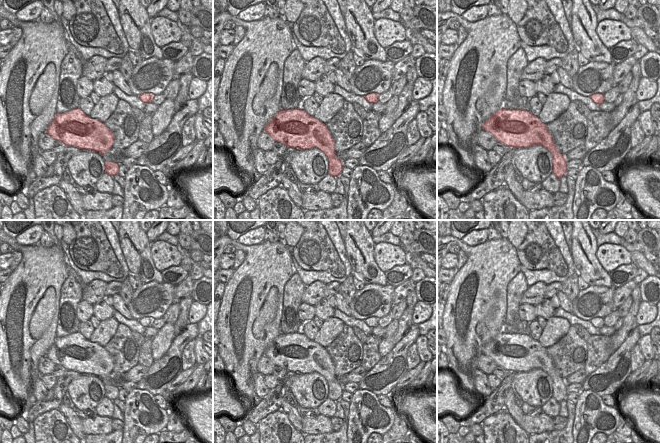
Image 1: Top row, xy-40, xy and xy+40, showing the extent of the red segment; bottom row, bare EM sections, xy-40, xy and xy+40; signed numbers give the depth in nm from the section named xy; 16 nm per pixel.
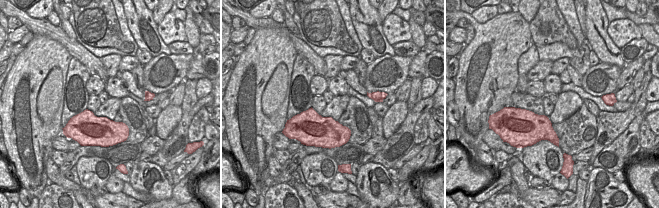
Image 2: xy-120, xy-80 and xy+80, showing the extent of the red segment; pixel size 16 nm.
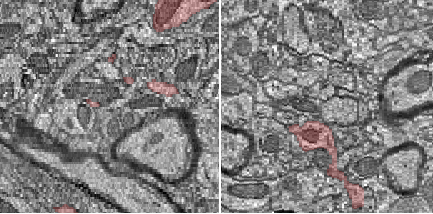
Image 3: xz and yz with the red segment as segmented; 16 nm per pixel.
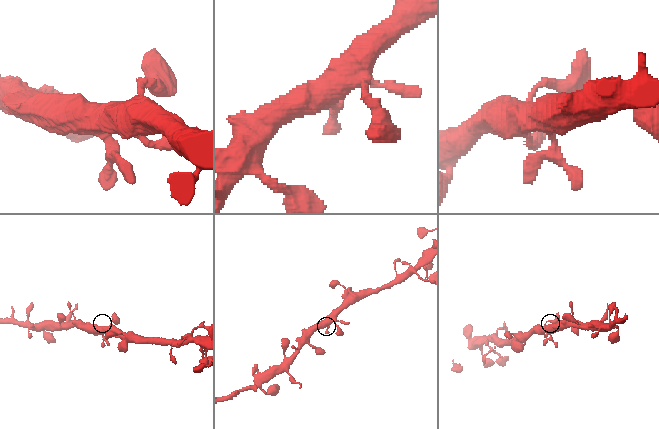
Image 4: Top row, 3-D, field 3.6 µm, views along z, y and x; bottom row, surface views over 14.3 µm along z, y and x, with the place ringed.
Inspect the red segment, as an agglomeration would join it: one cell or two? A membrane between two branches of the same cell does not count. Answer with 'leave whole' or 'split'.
leave whole

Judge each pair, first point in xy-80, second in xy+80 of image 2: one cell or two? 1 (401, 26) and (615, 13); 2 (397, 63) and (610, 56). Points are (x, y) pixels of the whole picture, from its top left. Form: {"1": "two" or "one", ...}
{"1": "two", "2": "two"}

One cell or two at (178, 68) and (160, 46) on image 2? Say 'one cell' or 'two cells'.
two cells

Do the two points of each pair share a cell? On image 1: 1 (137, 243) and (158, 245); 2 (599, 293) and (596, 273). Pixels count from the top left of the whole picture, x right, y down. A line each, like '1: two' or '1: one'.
1: two
2: two

